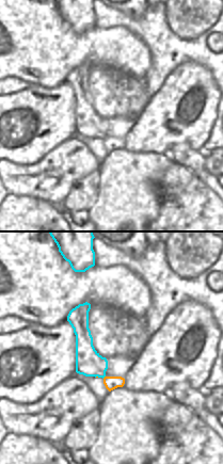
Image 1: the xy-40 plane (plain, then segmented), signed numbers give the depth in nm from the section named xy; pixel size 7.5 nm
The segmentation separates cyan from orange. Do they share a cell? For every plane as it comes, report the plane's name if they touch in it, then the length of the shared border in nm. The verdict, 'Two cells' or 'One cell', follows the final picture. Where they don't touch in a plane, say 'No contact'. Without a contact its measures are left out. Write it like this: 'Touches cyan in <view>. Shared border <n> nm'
Touches cyan in xy-40. Shared border 30 nm

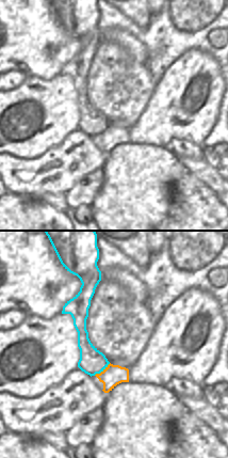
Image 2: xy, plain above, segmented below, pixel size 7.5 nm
Touches cyan in xy. Shared border 160 nm

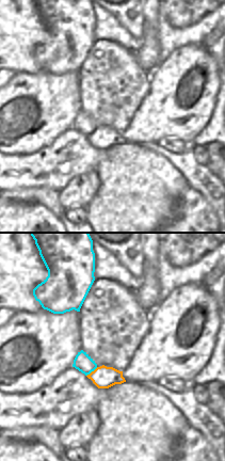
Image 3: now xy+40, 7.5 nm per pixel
Touches cyan in xy+40. Shared border 110 nm

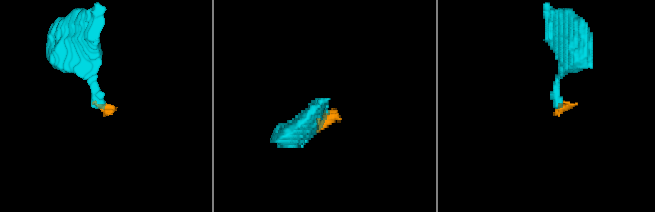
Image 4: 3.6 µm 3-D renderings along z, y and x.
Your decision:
One cell

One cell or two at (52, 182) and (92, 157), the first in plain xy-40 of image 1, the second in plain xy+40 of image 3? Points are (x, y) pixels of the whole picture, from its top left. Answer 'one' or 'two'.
one

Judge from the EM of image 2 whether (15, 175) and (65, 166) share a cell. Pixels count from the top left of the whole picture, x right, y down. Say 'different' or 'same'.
same

